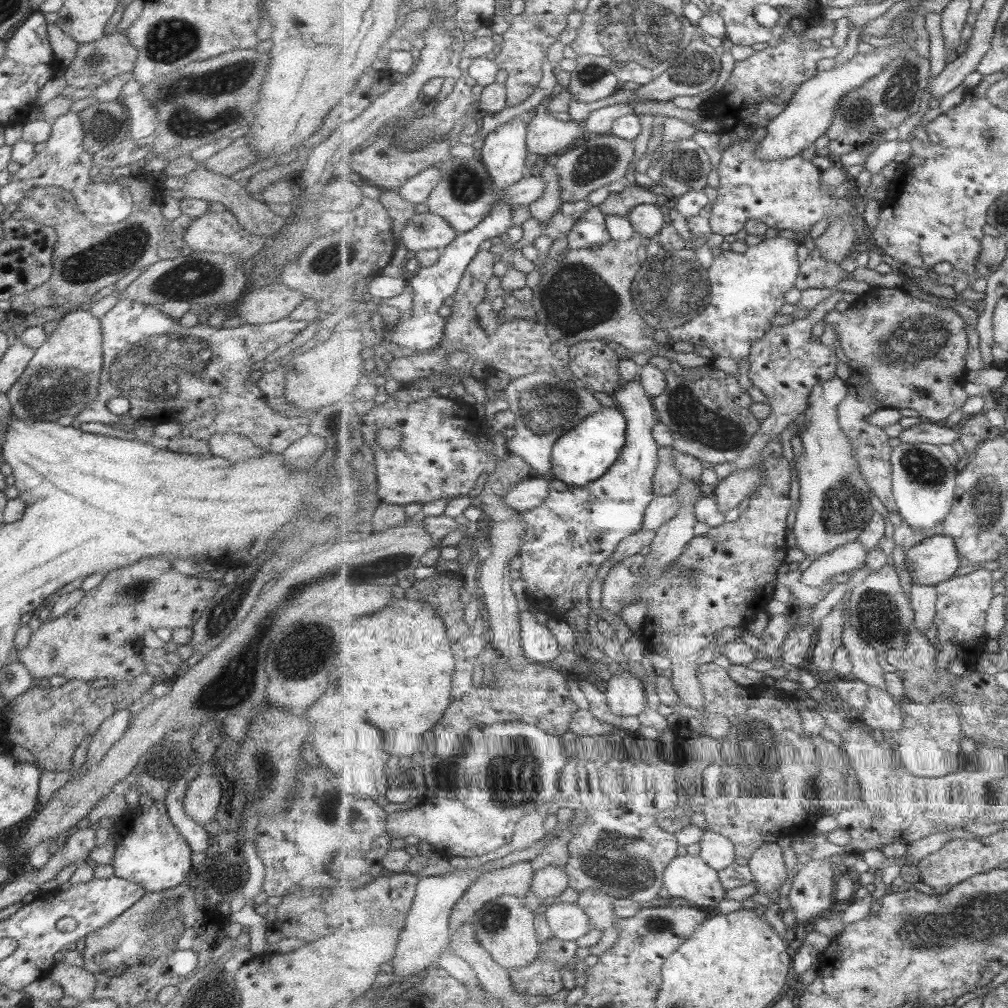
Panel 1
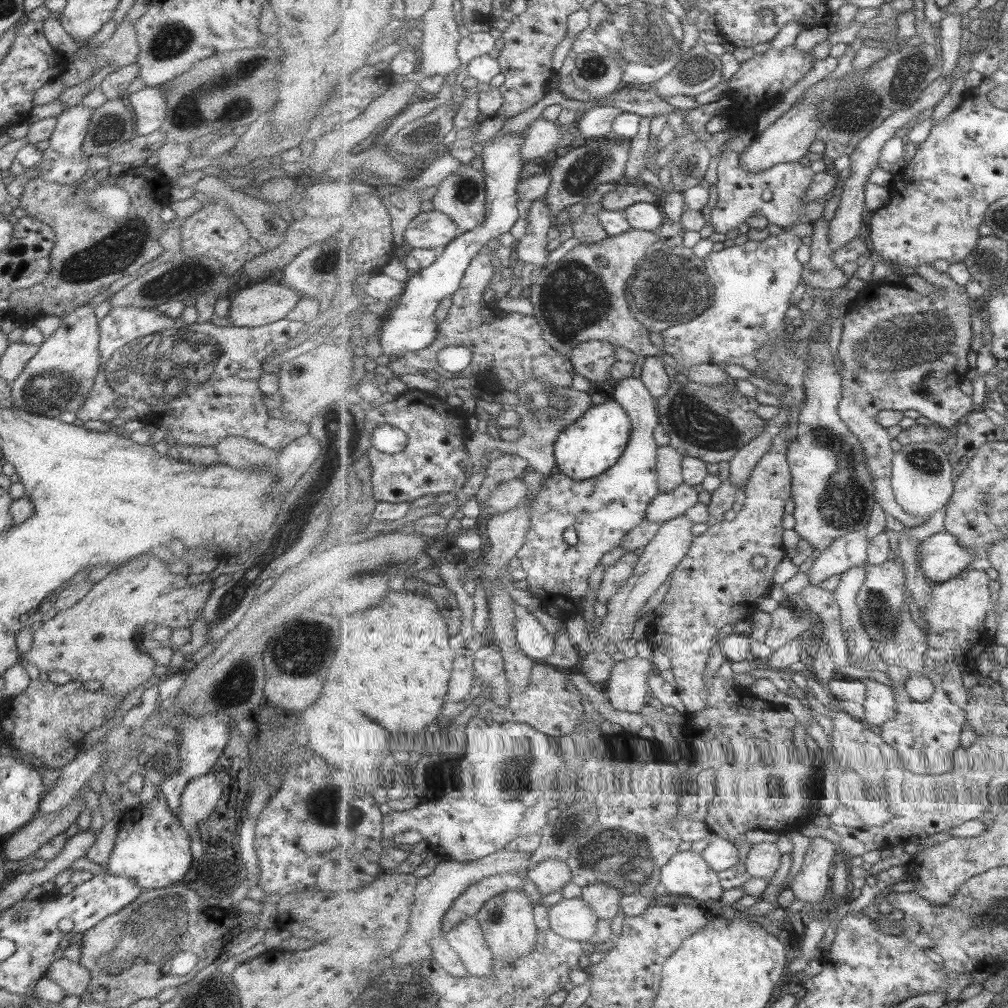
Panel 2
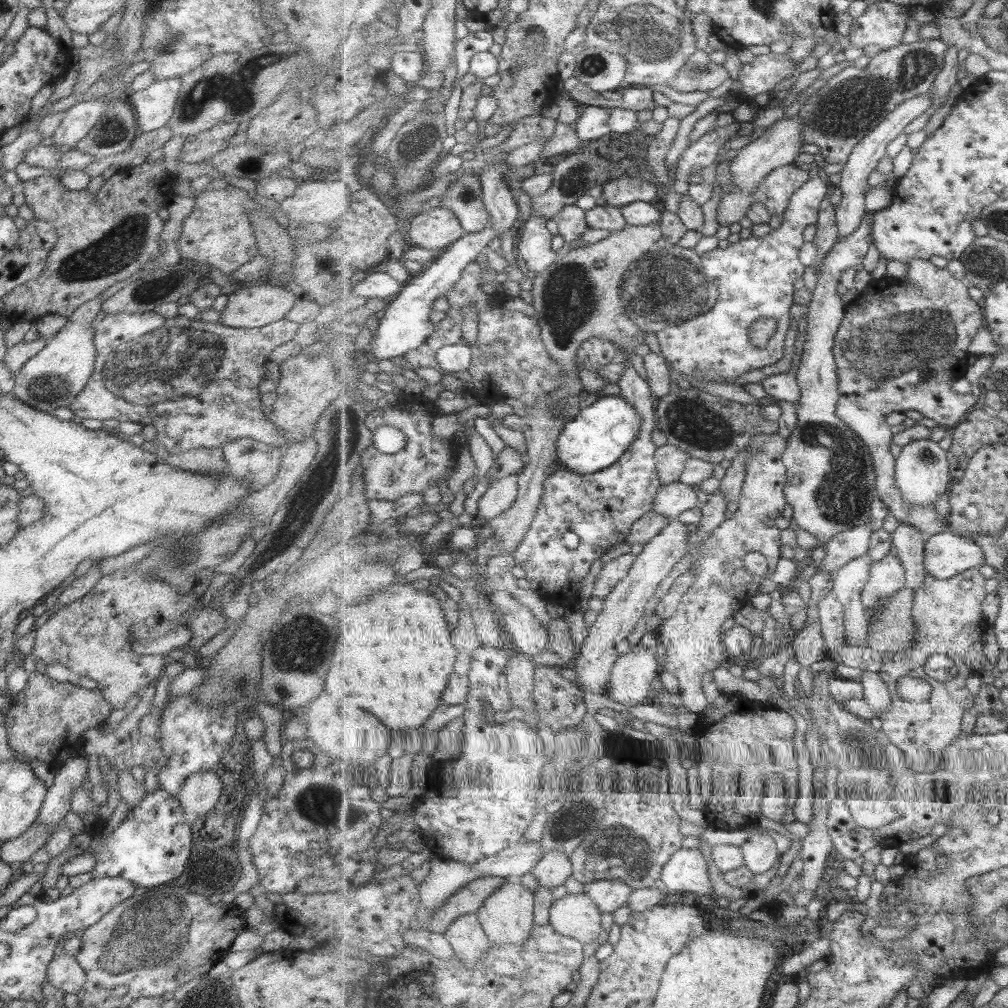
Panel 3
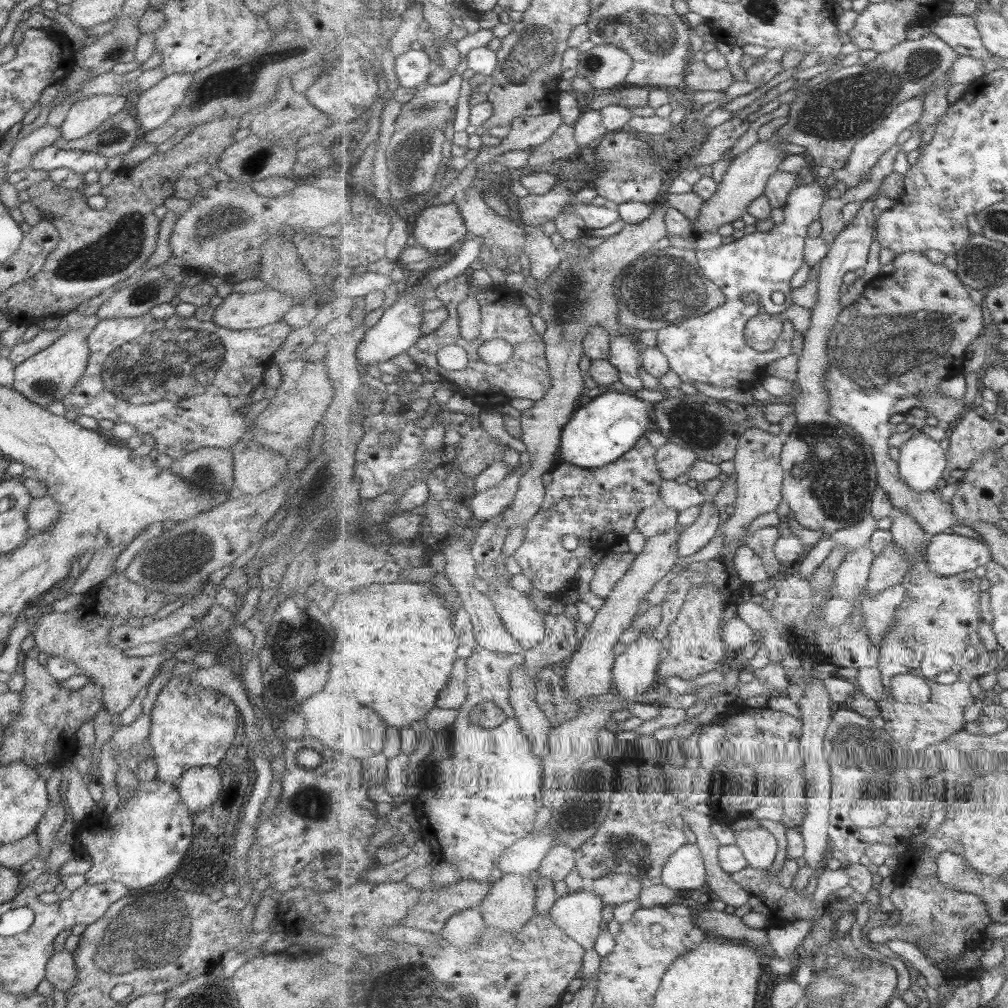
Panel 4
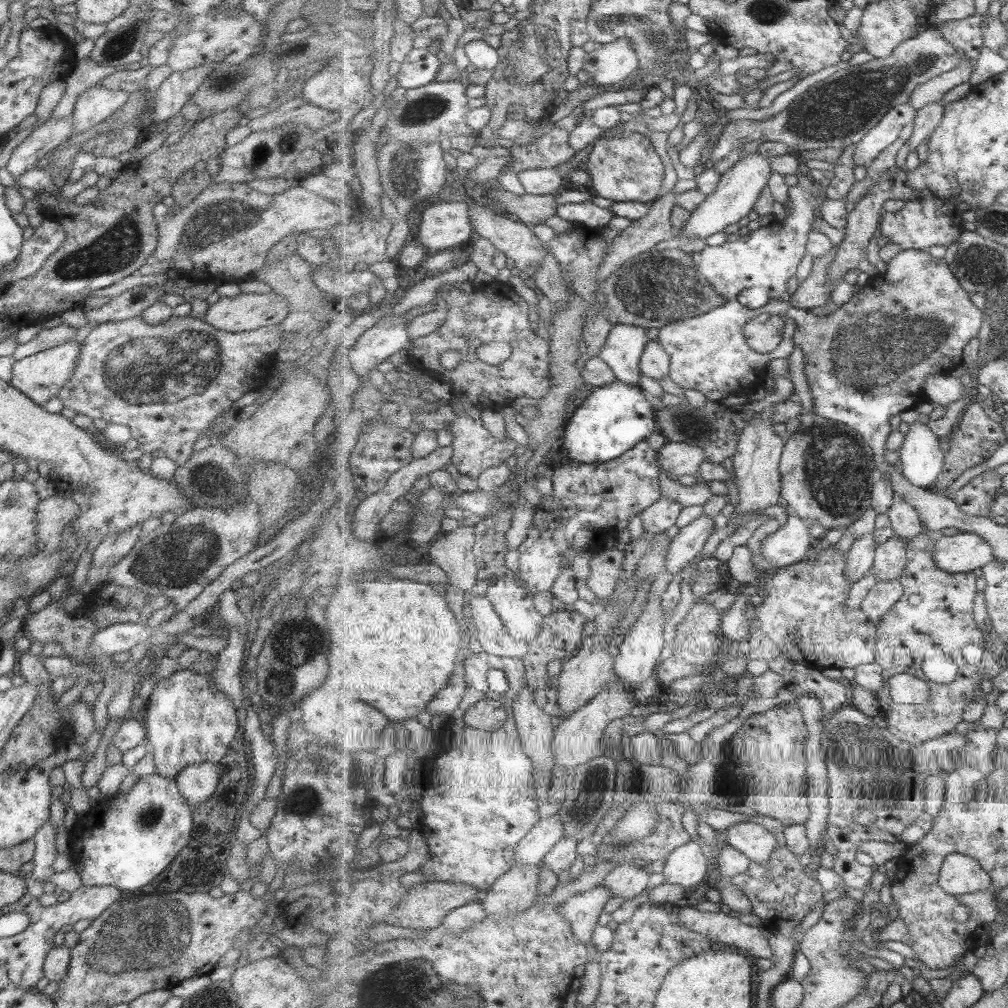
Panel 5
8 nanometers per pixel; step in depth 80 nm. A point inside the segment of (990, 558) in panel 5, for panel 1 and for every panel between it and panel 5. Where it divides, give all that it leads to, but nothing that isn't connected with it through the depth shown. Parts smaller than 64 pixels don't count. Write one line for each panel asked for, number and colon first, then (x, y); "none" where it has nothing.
1: (935, 559)
2: (943, 557)
3: (947, 554)
4: (949, 554)

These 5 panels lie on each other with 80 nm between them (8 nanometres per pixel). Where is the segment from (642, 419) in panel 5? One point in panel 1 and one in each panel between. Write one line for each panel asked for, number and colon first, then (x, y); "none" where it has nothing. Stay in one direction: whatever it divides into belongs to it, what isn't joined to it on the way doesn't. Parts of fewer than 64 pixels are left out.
1: (586, 453)
2: (589, 447)
3: (603, 432)
4: (611, 424)

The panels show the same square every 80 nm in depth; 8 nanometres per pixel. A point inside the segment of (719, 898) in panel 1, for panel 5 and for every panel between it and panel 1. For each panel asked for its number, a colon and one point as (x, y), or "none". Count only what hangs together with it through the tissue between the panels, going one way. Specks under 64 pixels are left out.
2: (688, 872)
3: (688, 871)
4: (686, 870)
5: (687, 865)

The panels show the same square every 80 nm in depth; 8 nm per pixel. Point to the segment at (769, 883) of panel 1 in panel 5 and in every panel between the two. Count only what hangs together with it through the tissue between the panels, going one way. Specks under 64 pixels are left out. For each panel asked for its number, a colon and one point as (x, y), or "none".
2: (764, 858)
3: (760, 852)
4: (760, 847)
5: (753, 839)

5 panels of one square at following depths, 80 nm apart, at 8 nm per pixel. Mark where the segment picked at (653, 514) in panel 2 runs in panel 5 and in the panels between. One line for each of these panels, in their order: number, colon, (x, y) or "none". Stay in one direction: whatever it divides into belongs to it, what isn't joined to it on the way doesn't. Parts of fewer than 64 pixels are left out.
3: (673, 499)
4: (678, 496)
5: (700, 493)

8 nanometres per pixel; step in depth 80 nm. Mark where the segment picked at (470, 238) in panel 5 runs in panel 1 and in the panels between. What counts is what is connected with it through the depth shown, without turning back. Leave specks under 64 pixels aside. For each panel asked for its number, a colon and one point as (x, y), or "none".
1: (429, 231)
2: (435, 230)
3: (436, 229)
4: (439, 227)

